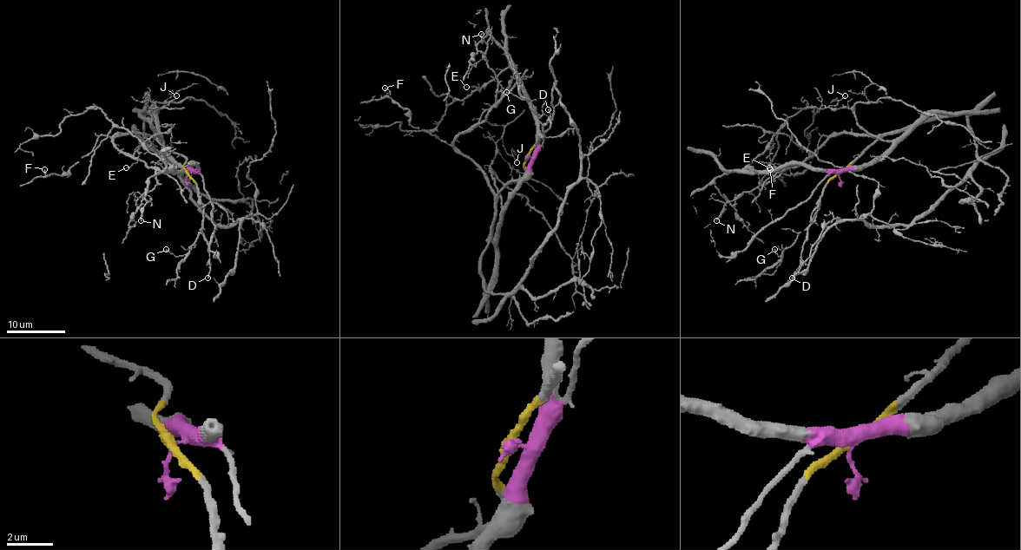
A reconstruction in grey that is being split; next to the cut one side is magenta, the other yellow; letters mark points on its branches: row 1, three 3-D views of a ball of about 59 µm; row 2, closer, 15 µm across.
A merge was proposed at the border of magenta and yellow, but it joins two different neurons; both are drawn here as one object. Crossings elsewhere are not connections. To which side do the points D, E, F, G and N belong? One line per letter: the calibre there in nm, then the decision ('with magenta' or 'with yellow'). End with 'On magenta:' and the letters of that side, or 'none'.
D: 150 nm | with yellow
E: 100 nm | with magenta
F: 130 nm | with yellow
G: 160 nm | with yellow
N: 180 nm | with yellow
On magenta: E

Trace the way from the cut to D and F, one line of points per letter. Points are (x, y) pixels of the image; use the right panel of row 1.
D: (839, 173), (828, 181), (820, 200), (815, 221), (808, 228), (798, 270), (792, 278)
F: (839, 173), (874, 138), (824, 134), (800, 173), (773, 176), (770, 168)

